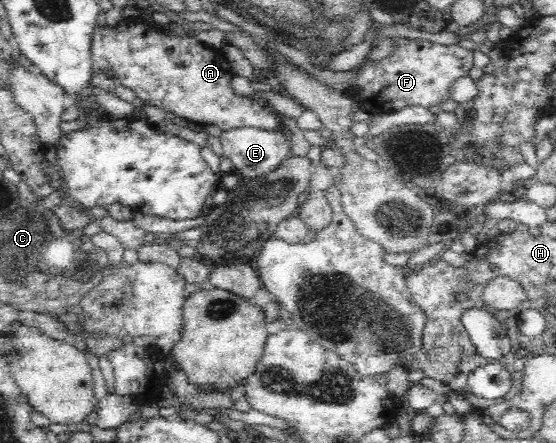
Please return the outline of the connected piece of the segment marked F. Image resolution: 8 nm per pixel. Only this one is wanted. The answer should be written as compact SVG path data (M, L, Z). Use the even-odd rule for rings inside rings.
M391 37L393 50L381 60L364 58L353 68L353 78L341 92L358 106L358 110L369 114L387 114L405 106L441 108L443 102L451 100L453 84L469 76L475 60L475 52L458 45L434 44L429 40Z

